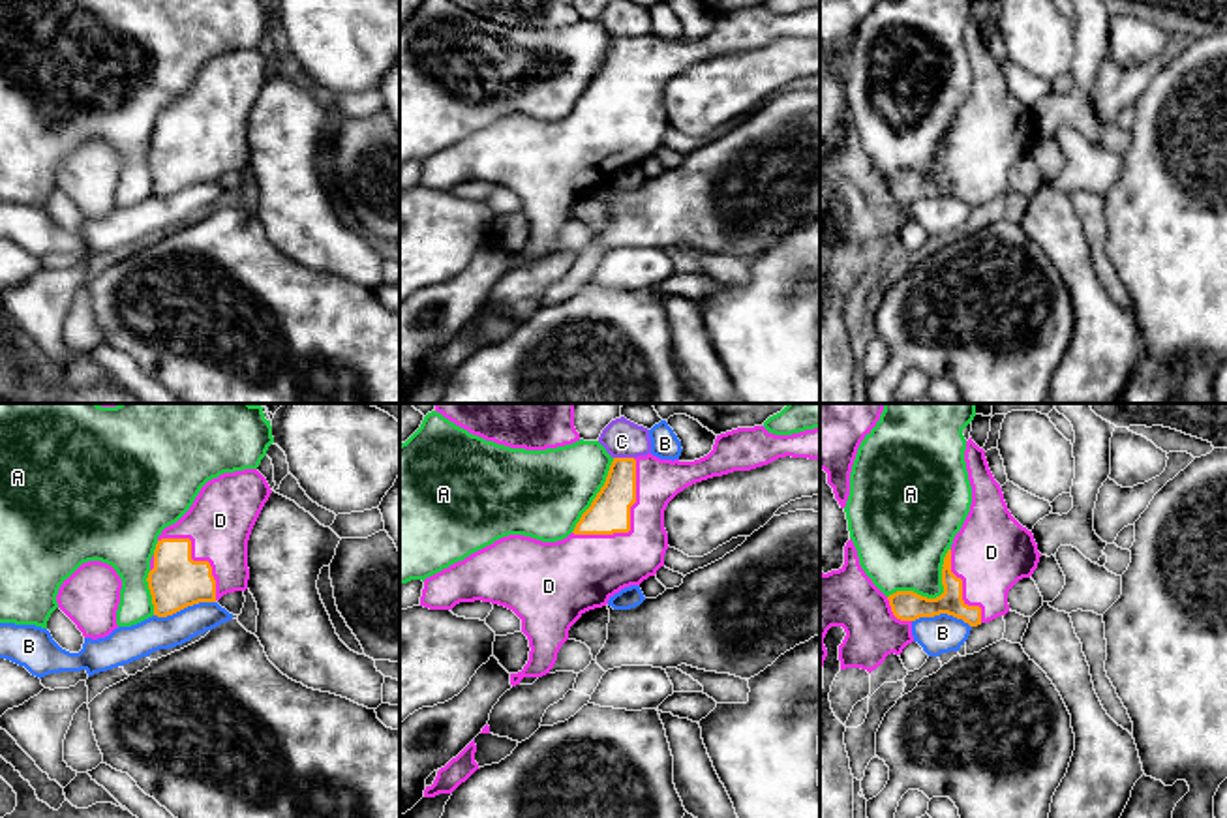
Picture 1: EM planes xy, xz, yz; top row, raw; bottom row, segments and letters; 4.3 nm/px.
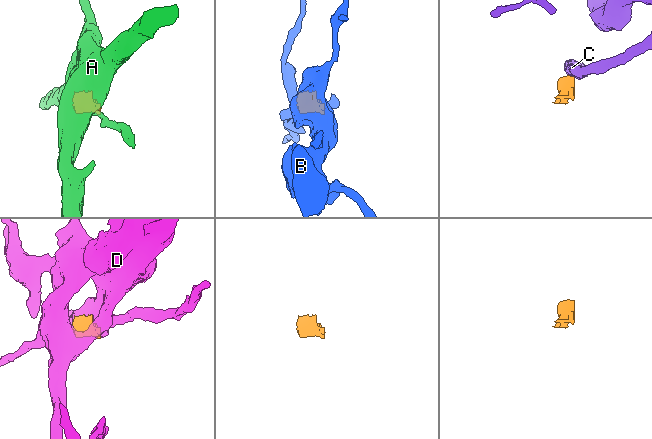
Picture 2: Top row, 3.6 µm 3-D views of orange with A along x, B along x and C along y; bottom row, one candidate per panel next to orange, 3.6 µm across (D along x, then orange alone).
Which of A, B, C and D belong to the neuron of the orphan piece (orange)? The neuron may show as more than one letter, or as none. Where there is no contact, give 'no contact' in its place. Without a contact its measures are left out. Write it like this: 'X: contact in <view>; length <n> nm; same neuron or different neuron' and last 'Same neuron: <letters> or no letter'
A: contact in yz; length 340 nm; different neuron
B: contact in xy; length 280 nm; different neuron
C: contact in xz; length 90 nm; different neuron
D: contact in xz; length 420 nm; same neuron
Same neuron: D

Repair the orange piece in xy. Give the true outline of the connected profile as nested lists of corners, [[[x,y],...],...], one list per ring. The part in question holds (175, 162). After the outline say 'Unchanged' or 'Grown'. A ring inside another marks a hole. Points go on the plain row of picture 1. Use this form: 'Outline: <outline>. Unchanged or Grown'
Outline: [[[257,49],[208,60],[189,90],[158,116],[148,169],[154,195],[246,171],[248,120],[272,69]]]. Grown

